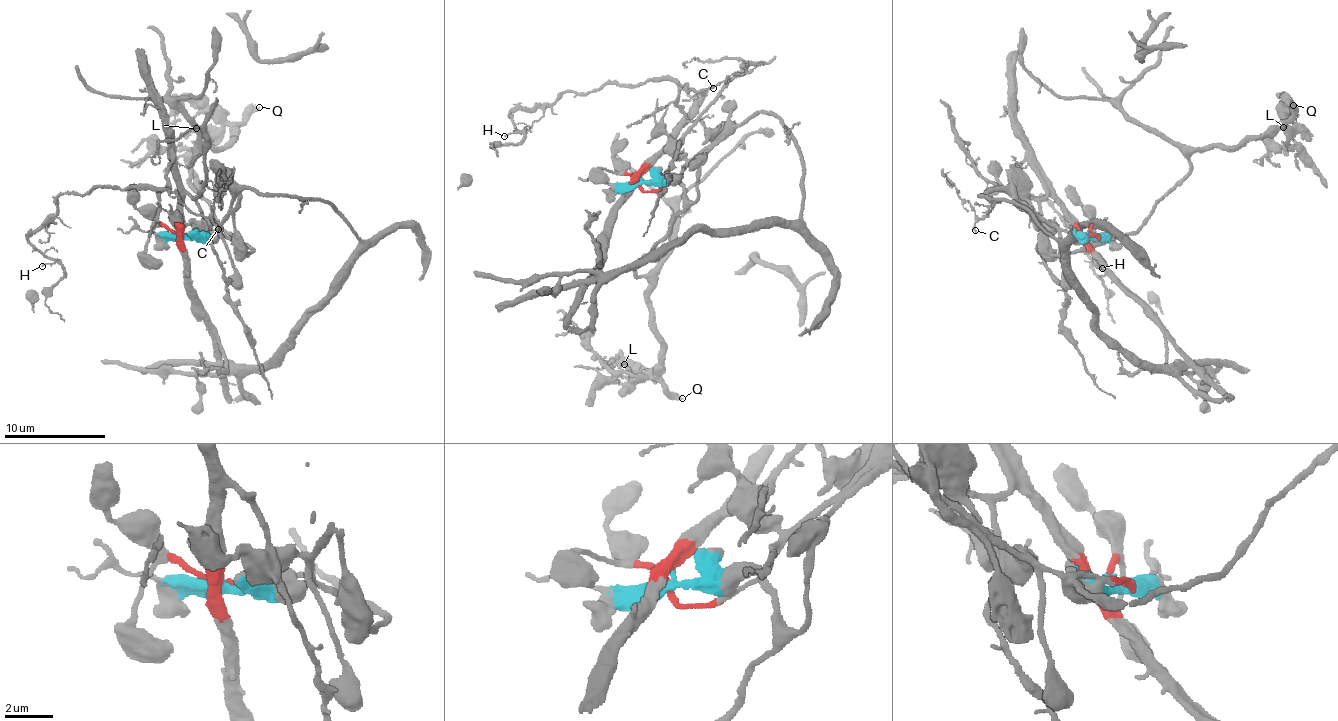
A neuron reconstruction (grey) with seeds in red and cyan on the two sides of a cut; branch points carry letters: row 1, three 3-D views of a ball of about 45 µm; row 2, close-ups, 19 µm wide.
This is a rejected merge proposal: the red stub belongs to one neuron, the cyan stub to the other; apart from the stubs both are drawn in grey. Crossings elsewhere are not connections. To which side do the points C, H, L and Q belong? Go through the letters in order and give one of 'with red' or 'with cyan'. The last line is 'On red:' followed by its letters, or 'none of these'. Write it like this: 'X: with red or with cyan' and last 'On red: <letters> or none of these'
C: with red
H: with red
L: with cyan
Q: with cyan
On red: C, H

